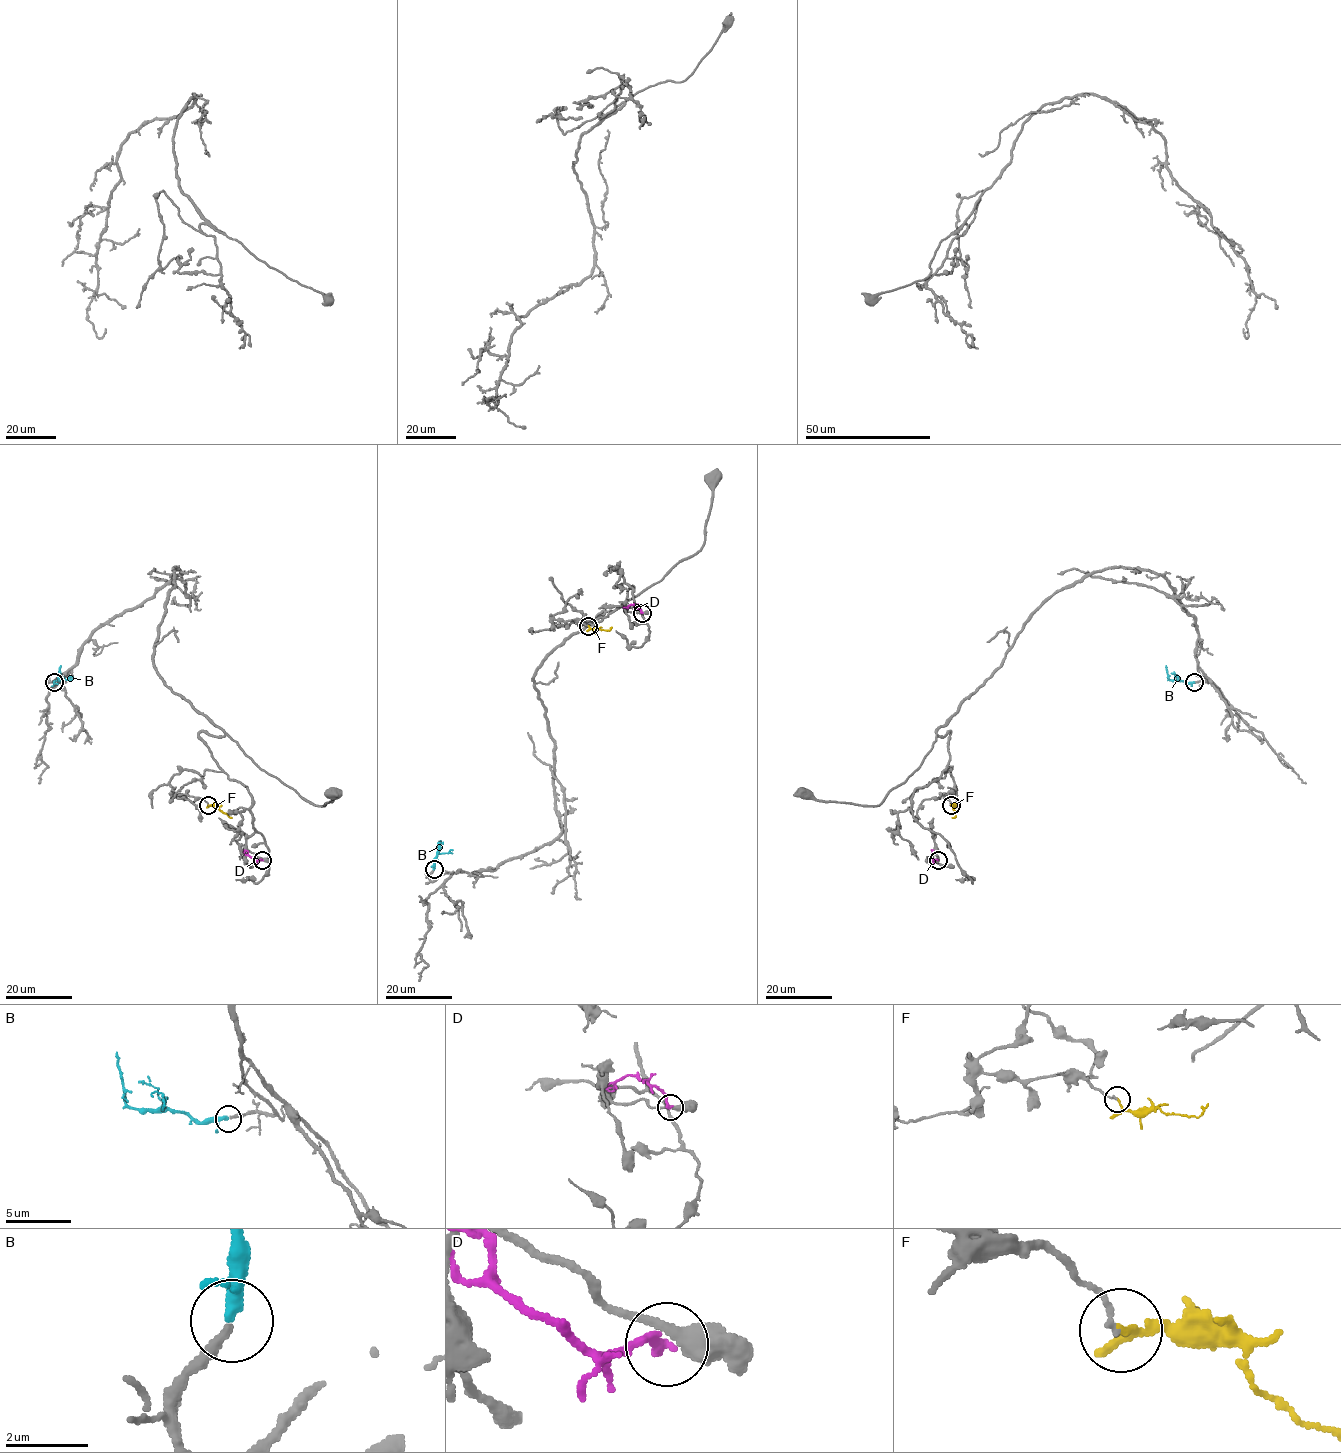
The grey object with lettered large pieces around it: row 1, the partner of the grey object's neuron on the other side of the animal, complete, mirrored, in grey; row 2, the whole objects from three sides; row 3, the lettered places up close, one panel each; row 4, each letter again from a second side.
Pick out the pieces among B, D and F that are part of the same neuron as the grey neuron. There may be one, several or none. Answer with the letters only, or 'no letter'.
B

